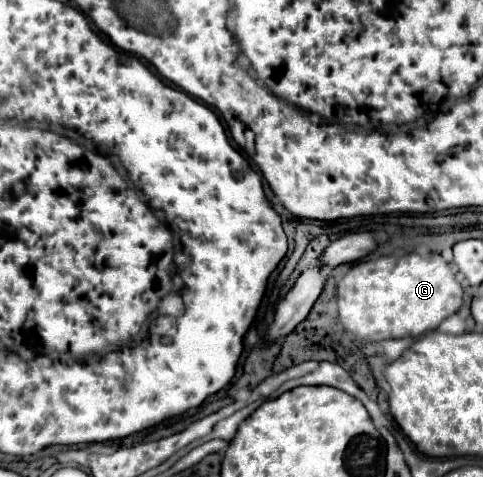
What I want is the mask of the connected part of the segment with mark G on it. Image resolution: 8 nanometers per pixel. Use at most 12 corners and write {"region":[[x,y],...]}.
{"region":[[441,254],[379,256],[337,284],[361,340],[419,336],[463,302]]}

